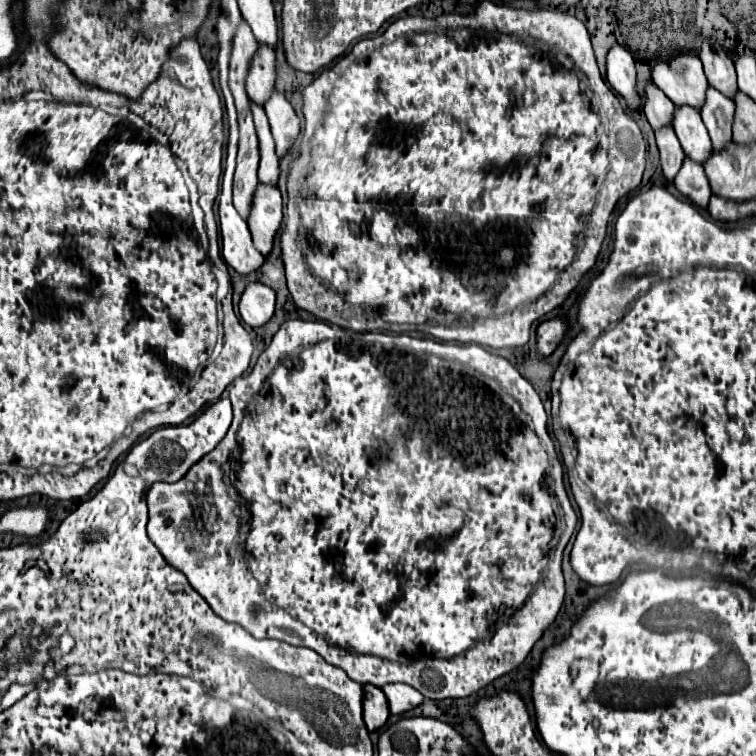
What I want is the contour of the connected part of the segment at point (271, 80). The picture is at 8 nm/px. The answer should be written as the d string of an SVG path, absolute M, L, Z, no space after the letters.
M260 46L252 60L250 74L246 78L246 90L252 102L264 106L274 88L276 88L276 56L272 48Z

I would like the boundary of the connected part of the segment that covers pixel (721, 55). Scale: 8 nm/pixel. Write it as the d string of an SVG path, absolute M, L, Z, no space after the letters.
M706 40L700 50L700 60L704 64L710 86L724 92L726 98L732 98L732 94L736 94L738 90L732 58L714 40Z

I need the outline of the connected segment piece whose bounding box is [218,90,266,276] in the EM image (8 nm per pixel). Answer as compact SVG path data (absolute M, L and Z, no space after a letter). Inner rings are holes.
M230 90L224 92L226 94L226 112L228 112L228 124L230 124L230 138L228 138L228 158L226 158L226 172L224 172L224 182L222 182L222 192L220 192L220 230L222 230L222 254L224 260L238 272L238 274L252 274L258 272L266 258L254 248L252 244L252 236L248 230L248 224L240 218L240 214L236 212L236 208L232 206L232 178L234 178L234 168L236 168L236 152L238 152L238 122L236 122L236 108L234 108L234 98L230 94Z

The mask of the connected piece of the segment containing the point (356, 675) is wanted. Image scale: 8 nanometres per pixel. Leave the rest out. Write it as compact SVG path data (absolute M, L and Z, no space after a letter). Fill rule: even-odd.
M286 320L280 326L280 330L274 334L270 346L260 354L254 370L248 376L236 378L231 383L229 399L232 403L233 419L228 434L224 436L224 442L220 442L220 446L216 446L212 454L208 454L196 466L192 466L192 470L188 470L188 474L176 484L156 482L150 488L148 492L148 510L150 510L148 536L150 540L156 544L162 556L174 568L186 574L192 588L210 604L210 608L220 618L224 618L226 622L240 624L254 638L276 638L292 646L312 648L326 662L340 666L342 670L346 670L346 674L352 680L360 684L386 686L392 682L404 682L416 688L422 696L430 700L466 698L486 688L496 678L518 668L528 656L528 652L532 650L532 646L536 644L536 640L542 636L542 632L554 622L562 606L564 576L562 576L560 562L562 562L566 544L576 528L578 518L566 494L562 462L558 460L554 442L548 434L548 416L544 412L538 393L506 358L499 356L497 348L490 348L490 346L496 346L498 342L488 342L488 346L478 344L480 340L474 338L476 334L474 334L474 327L470 328L471 325L468 324L468 342L471 341L471 343L462 344L462 342L436 340L434 336L419 330L400 334L392 332L380 334L385 331L354 332L354 330L340 328L336 324L326 324L326 322ZM470 366L474 370L480 370L482 378L474 376L474 370ZM508 394L512 394L512 398L516 398L520 406L524 406L524 412L532 418L536 432L532 430L532 422L530 424L524 422L518 432L508 430L508 422L504 422L504 406L512 406L512 398L508 398ZM236 444L240 448L240 460L236 462L238 464L236 472L230 474L230 482L236 490L236 502L234 502L230 500L228 486L222 480L224 476L222 466L228 462L230 450ZM558 508L562 512L560 522L564 526L564 534L558 538L560 542L556 544L556 550L552 550L554 528L558 526L556 524Z

